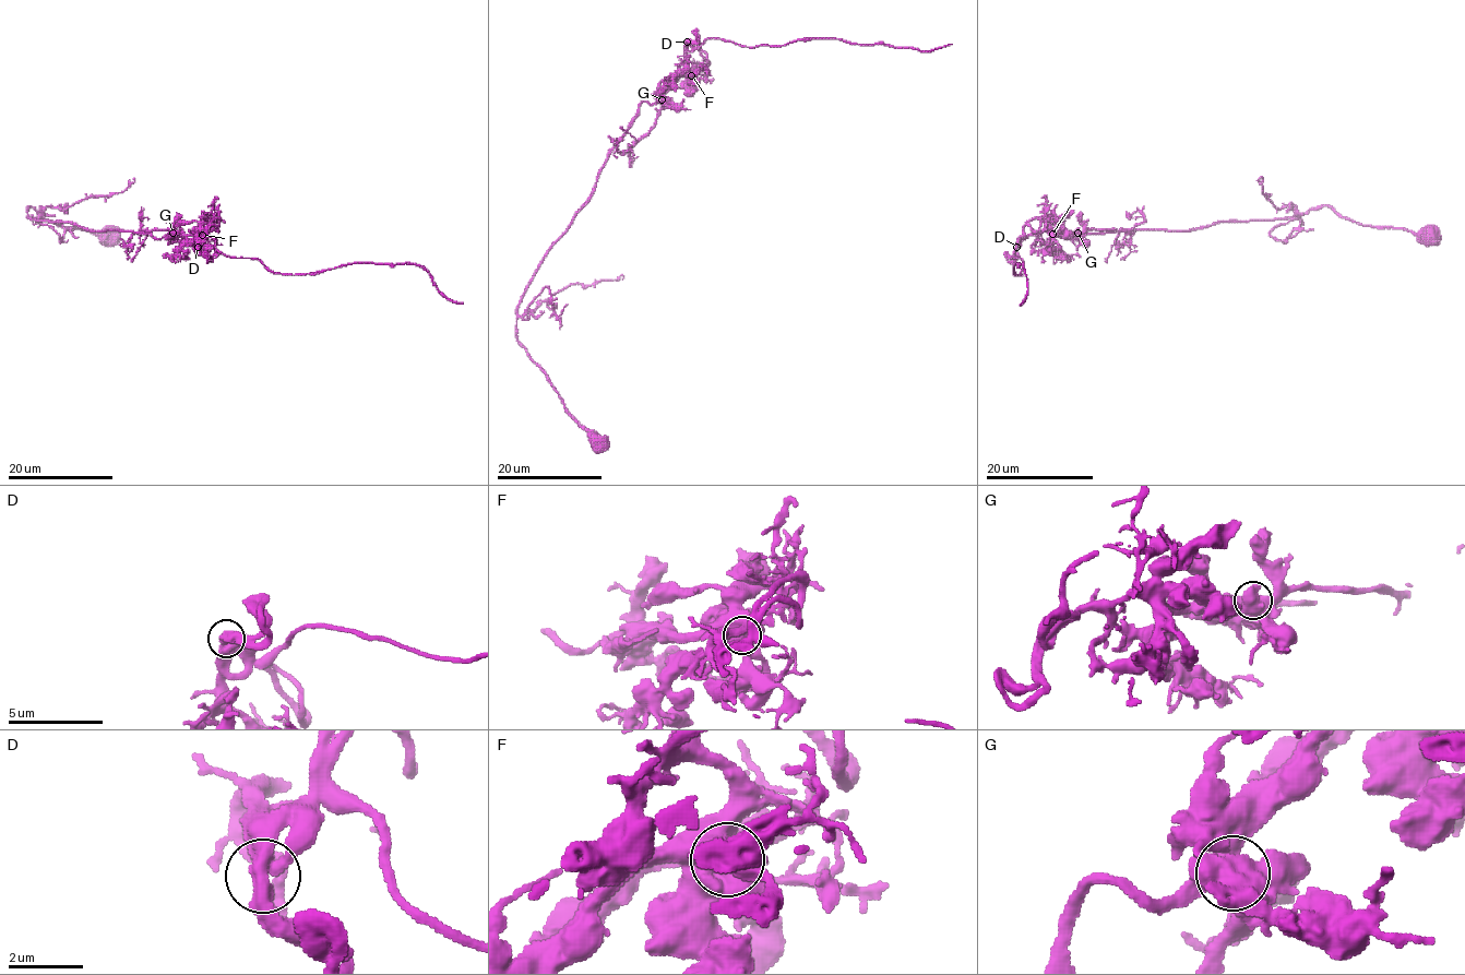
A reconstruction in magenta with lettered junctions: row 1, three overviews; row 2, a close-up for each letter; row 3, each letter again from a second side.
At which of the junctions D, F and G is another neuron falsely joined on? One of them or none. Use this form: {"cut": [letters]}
{"cut": []}

